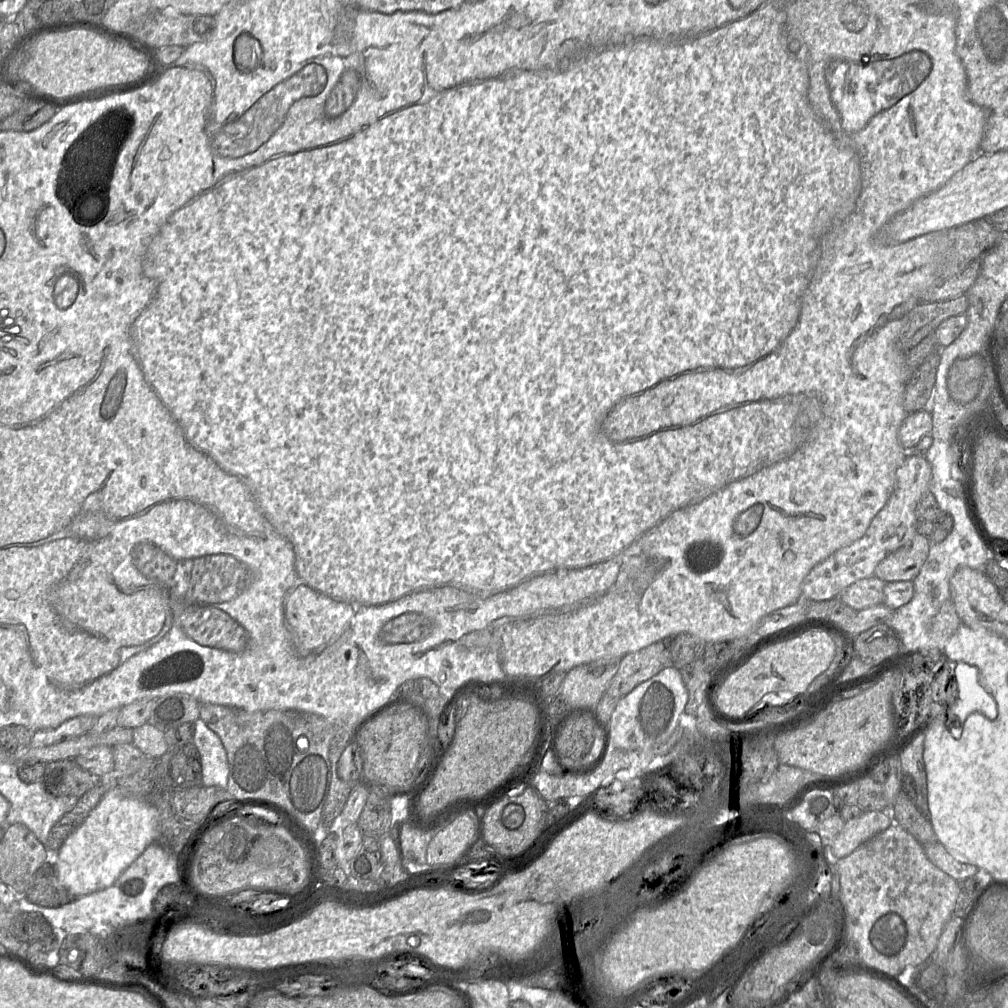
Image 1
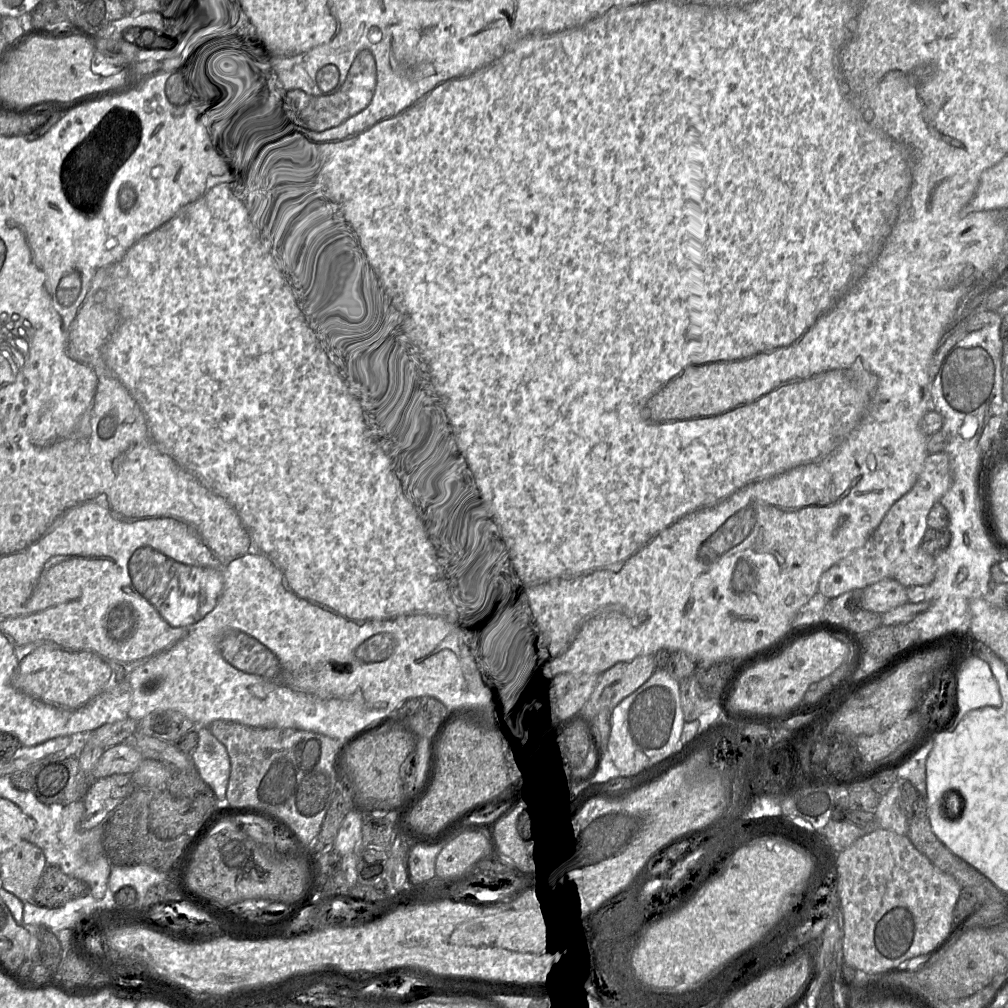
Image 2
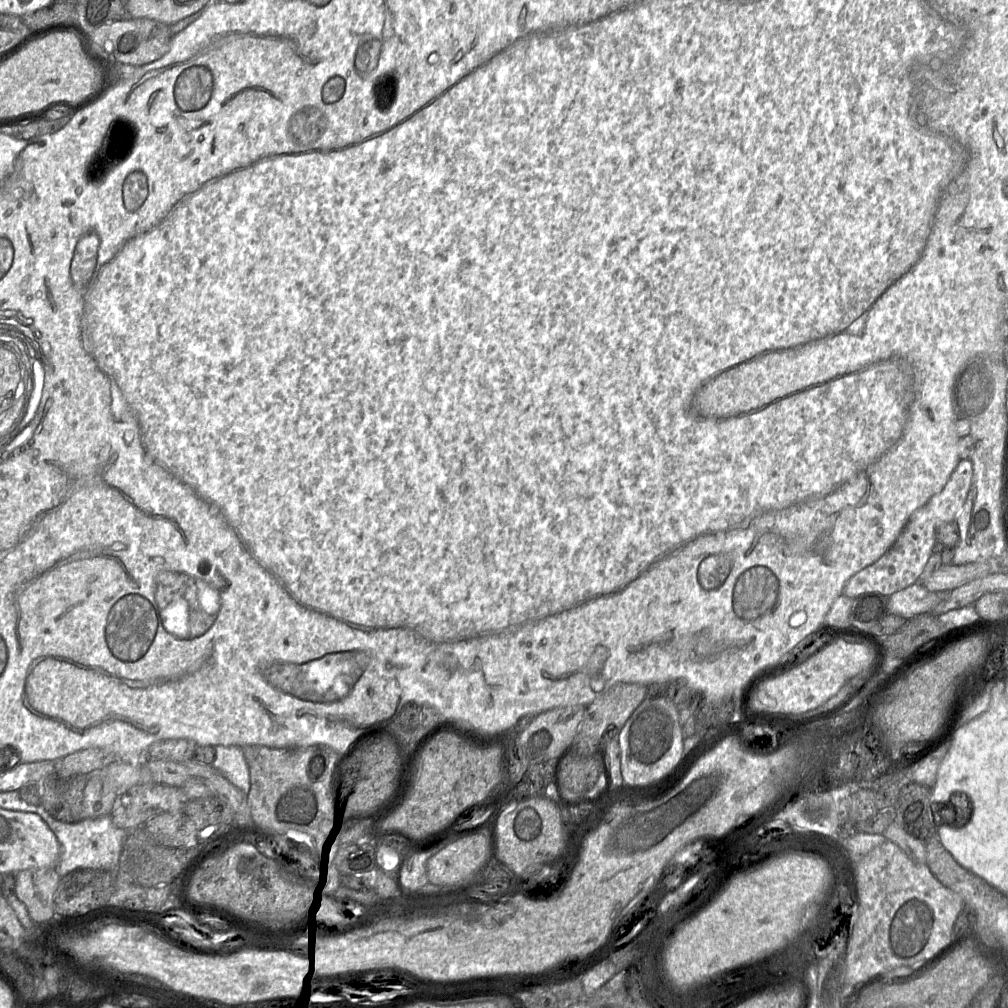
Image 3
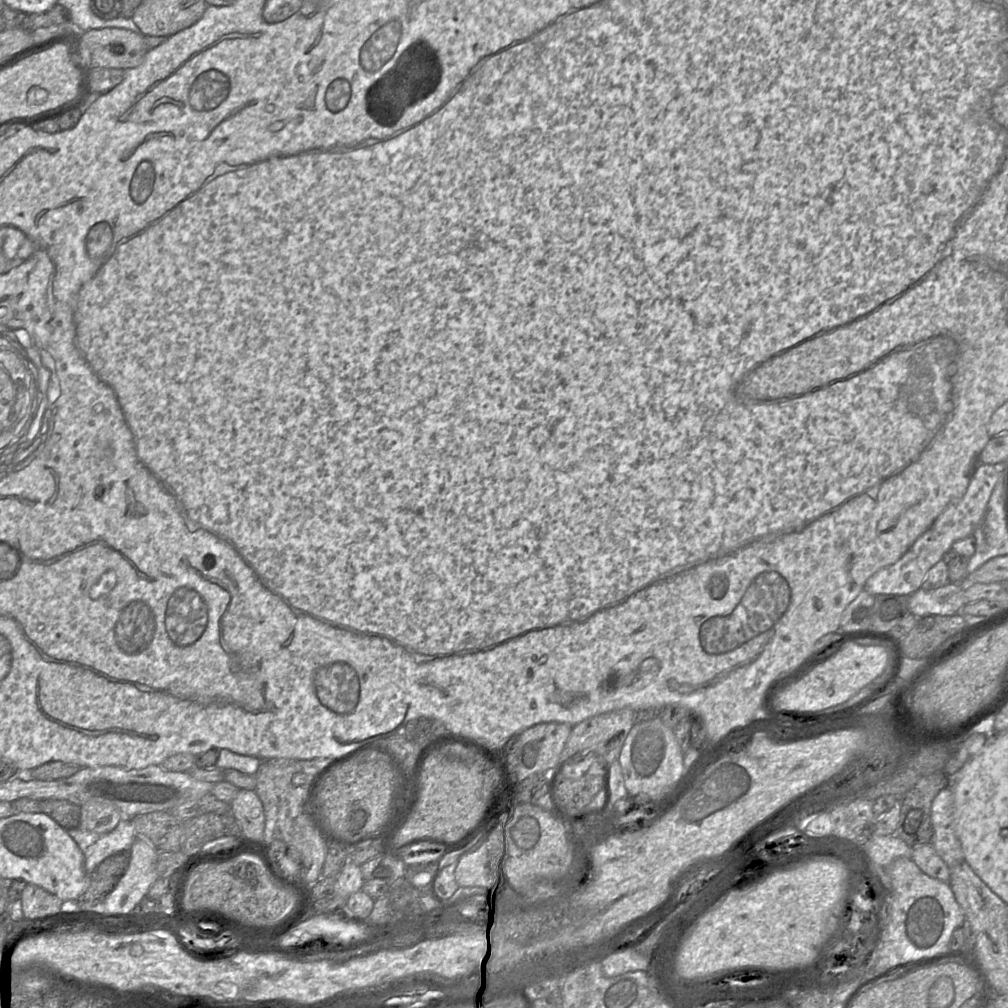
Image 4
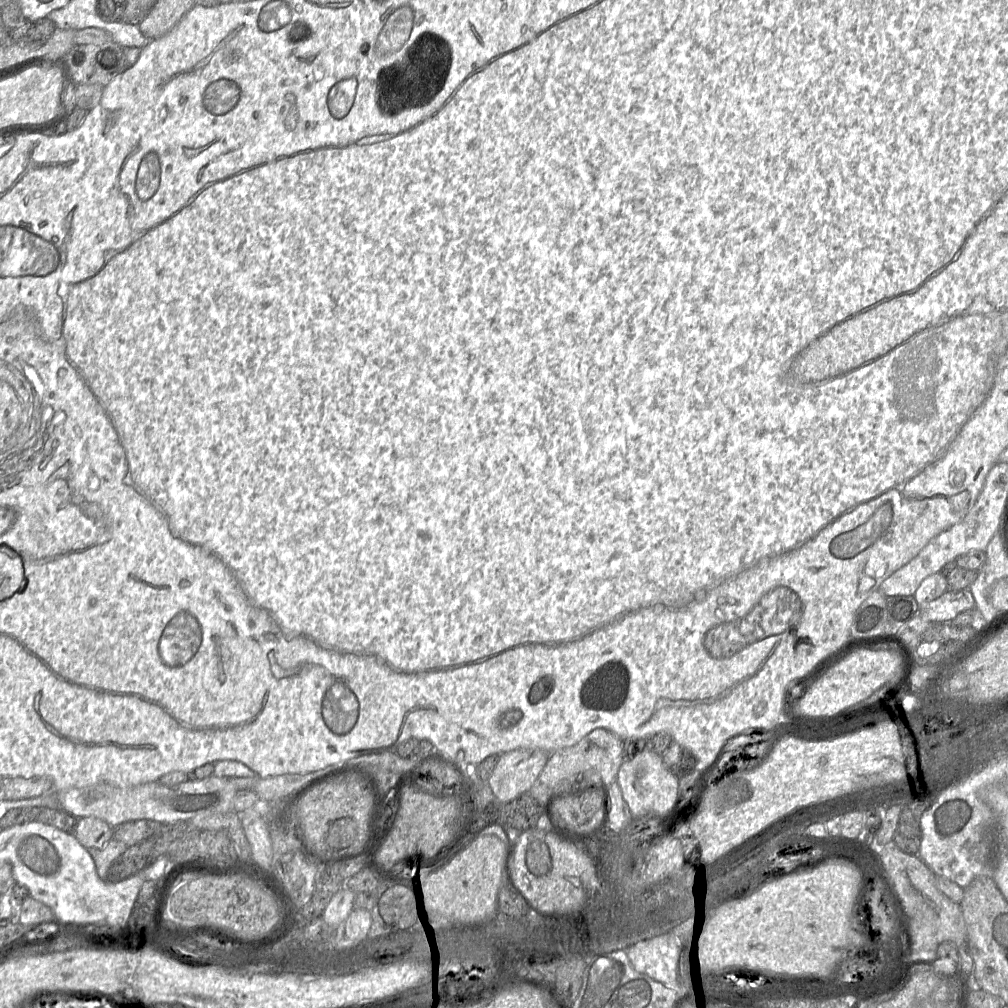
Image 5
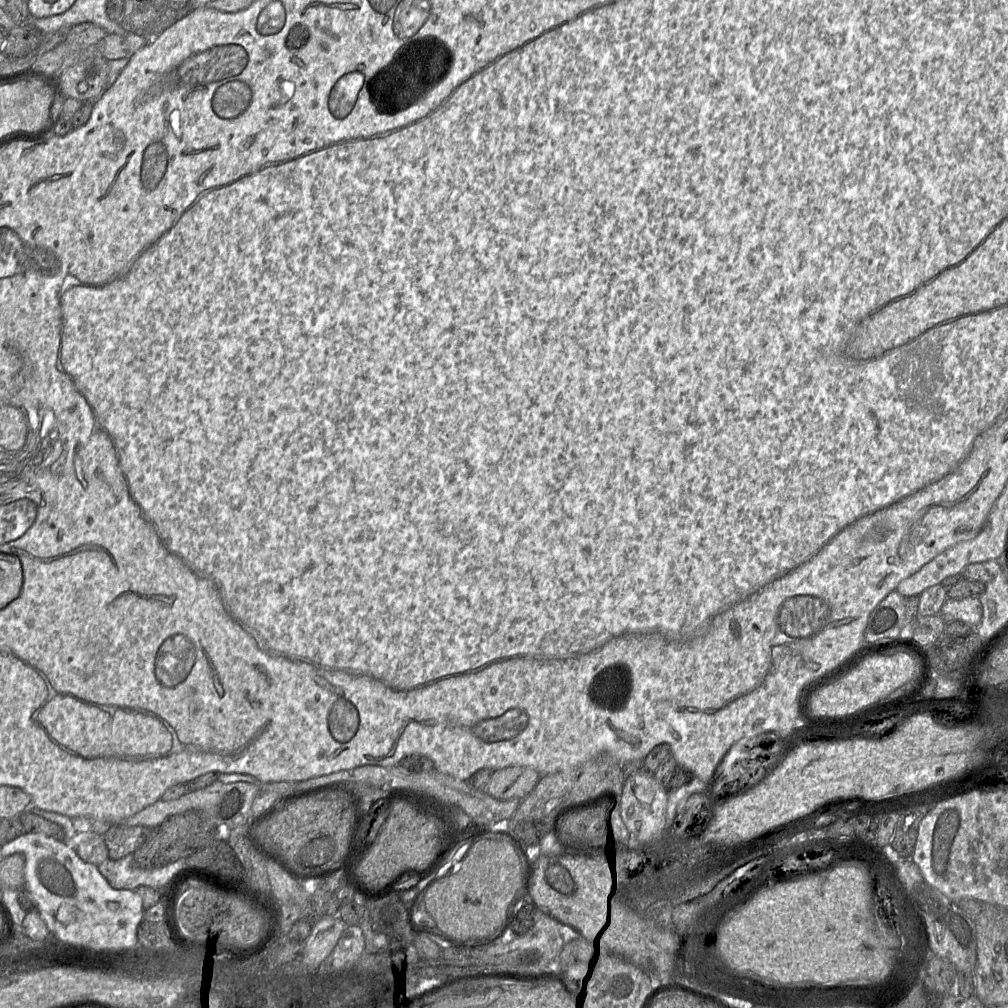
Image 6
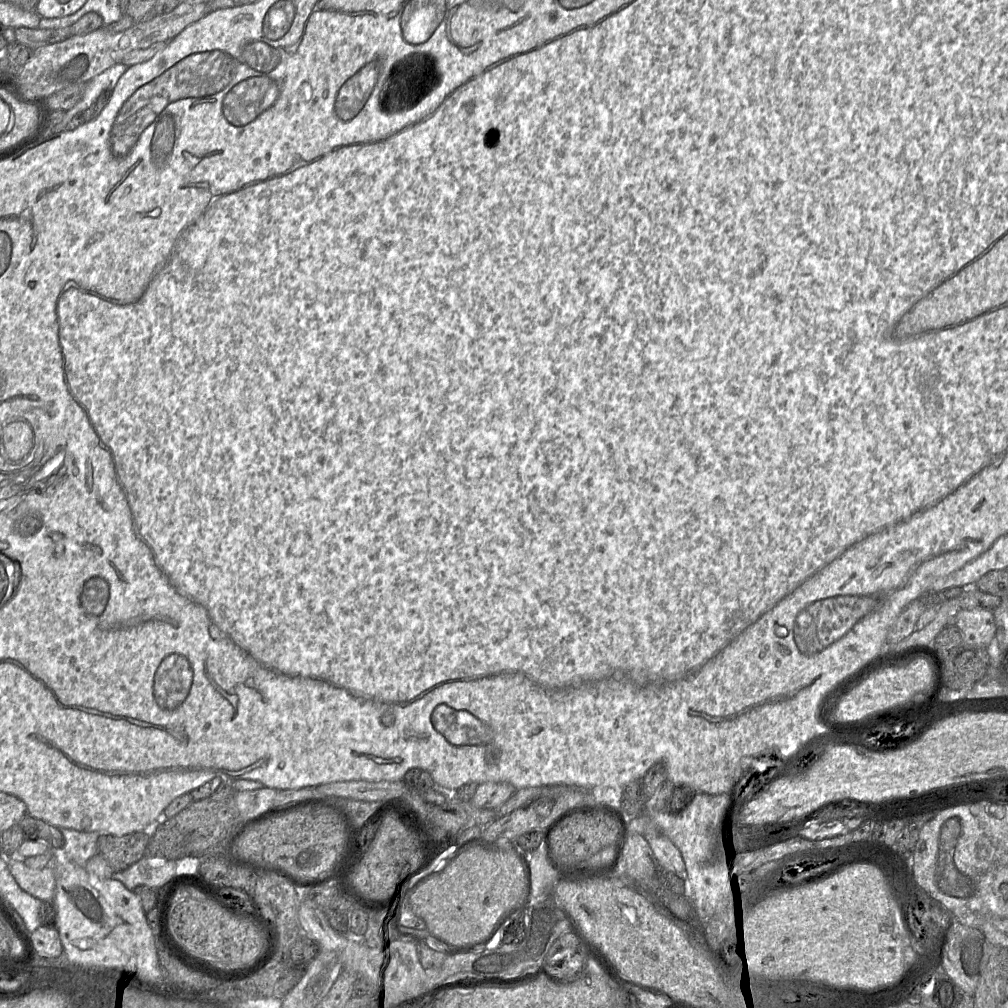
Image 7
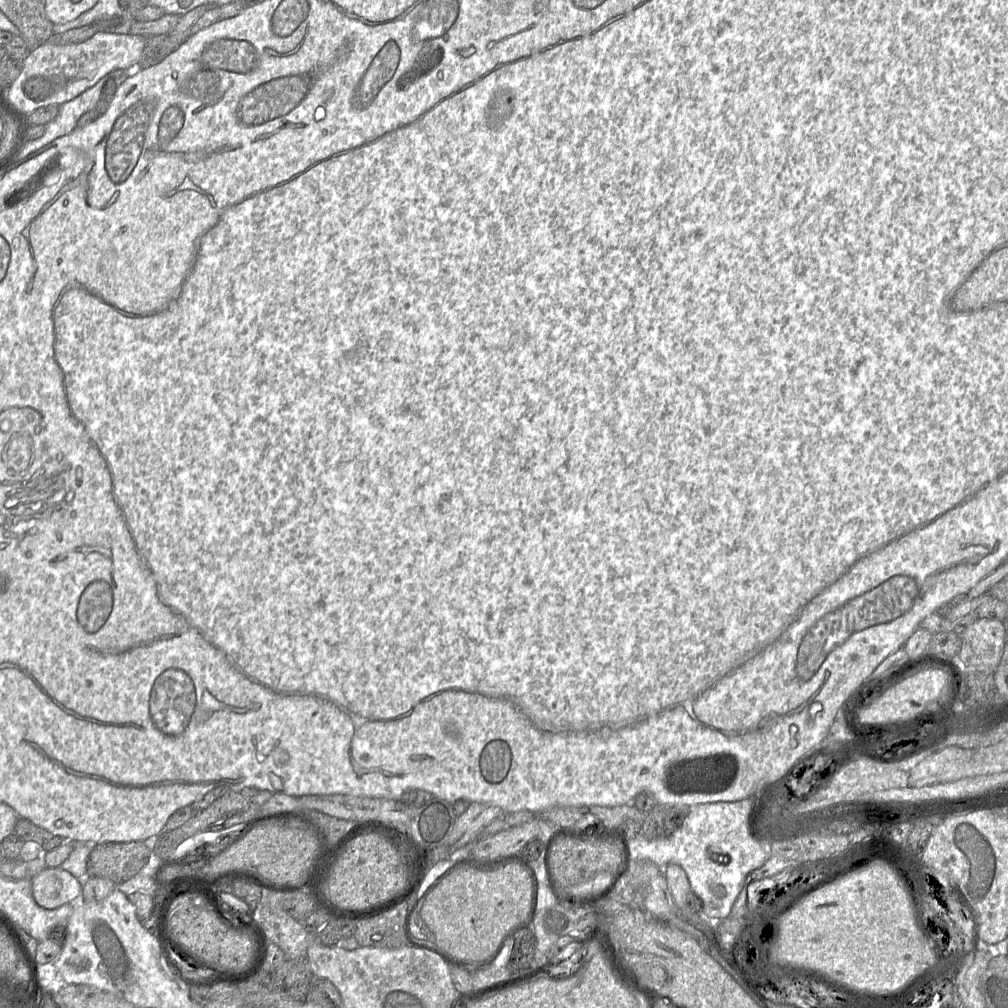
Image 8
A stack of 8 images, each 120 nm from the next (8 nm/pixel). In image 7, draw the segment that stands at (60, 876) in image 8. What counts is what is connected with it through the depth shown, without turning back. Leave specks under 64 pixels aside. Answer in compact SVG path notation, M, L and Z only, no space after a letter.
M6 856L6 860L12 875L23 890L43 902L53 902L56 876L52 866L31 869L21 858Z

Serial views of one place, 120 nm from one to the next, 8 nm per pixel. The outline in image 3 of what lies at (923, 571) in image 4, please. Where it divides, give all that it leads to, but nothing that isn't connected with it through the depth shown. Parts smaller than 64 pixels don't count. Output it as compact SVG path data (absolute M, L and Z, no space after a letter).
M969 458L961 459L941 493L910 516L895 543L877 561L854 574L846 582L842 595L850 598L864 594L891 595L918 583L936 545L936 528L944 522L955 521L970 491L972 477L972 462Z

